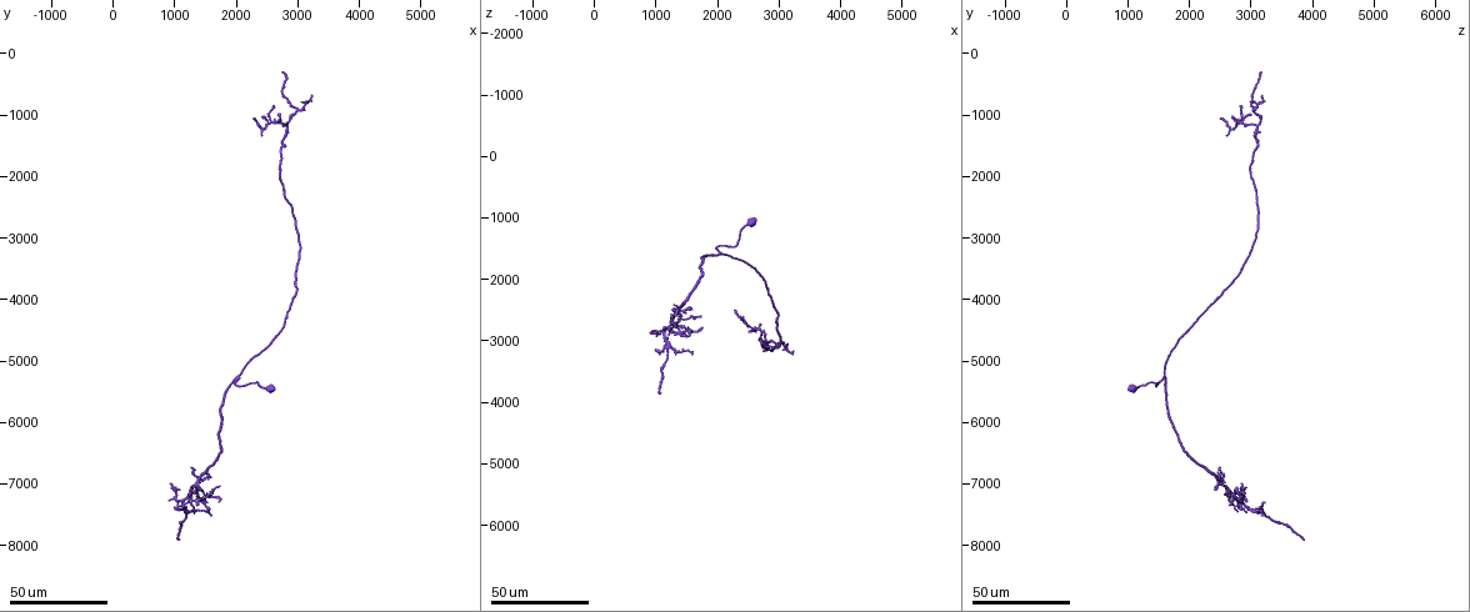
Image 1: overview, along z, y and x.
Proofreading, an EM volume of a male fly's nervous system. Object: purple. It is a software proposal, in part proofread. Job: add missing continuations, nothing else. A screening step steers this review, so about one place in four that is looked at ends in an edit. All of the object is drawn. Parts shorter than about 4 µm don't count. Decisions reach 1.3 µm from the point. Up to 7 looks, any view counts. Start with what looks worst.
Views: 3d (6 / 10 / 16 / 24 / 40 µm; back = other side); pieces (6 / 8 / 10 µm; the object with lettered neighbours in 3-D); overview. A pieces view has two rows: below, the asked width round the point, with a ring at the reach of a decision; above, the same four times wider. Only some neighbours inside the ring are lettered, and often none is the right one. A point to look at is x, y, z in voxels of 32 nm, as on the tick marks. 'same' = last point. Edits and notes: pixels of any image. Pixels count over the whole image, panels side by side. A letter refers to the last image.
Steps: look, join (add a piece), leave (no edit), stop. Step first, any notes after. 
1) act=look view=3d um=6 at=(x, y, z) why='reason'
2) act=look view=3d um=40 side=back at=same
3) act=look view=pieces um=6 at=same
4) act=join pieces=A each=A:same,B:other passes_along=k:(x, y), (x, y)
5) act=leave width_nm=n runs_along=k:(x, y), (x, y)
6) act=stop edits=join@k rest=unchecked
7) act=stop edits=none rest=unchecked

act=look view=3d um=24 at=(2250, 1050, 2500) why='end of a long branch'

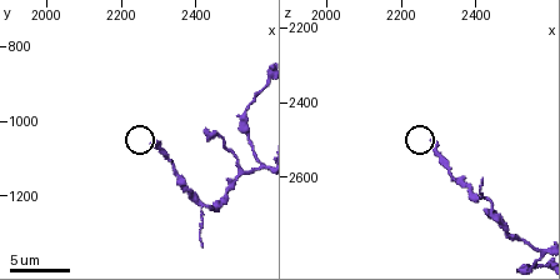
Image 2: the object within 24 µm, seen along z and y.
act=look view=pieces um=6 at=(2280, 1060, 2500) why='see the neighbours'

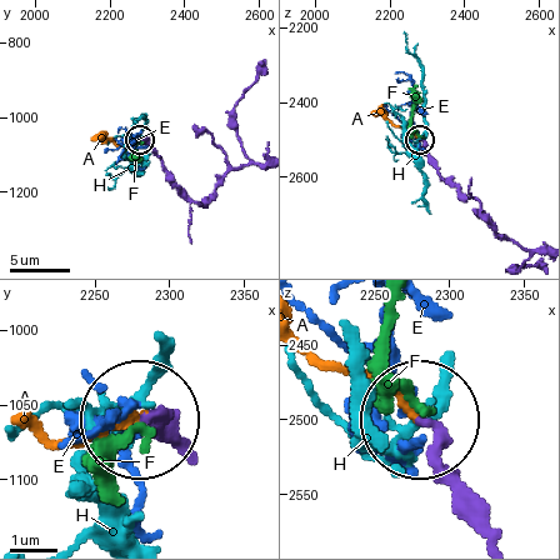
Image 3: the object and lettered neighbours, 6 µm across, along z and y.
act=join pieces=A each=A:same,E:other,F:other,H:other found='it goes on there'

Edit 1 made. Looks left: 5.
act=look view=3d um=24 at=(3250, 650, 3150) why='branch stops here'

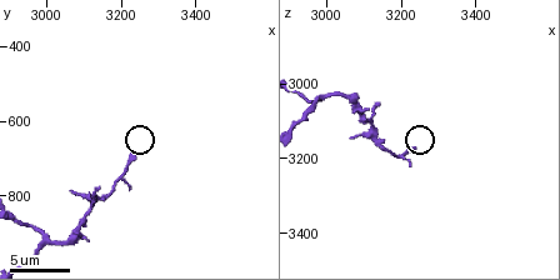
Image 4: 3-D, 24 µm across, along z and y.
act=look view=pieces um=10 at=(3230, 690, 3170)

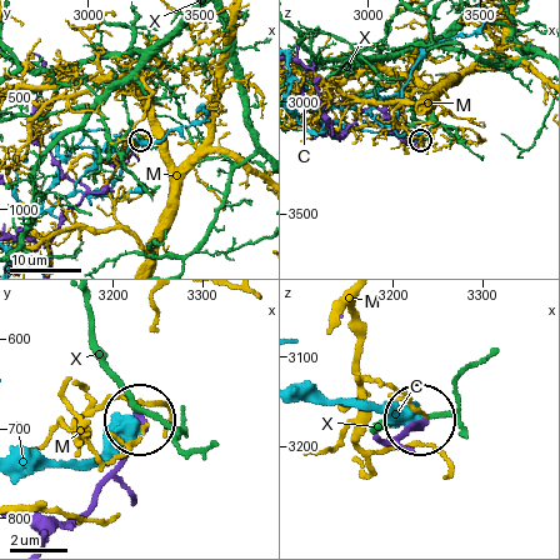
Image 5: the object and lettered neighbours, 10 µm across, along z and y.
act=leave each=C:other,M:other,X:other found='no lettered piece goes on from it'

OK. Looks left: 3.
act=stop edits=join@3 rest=unchecked

